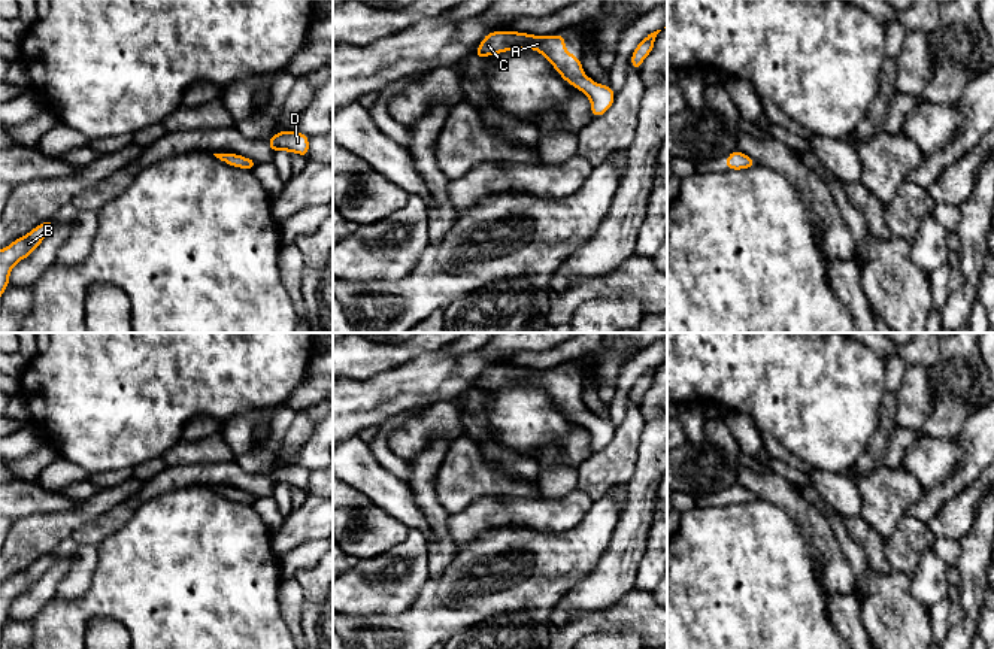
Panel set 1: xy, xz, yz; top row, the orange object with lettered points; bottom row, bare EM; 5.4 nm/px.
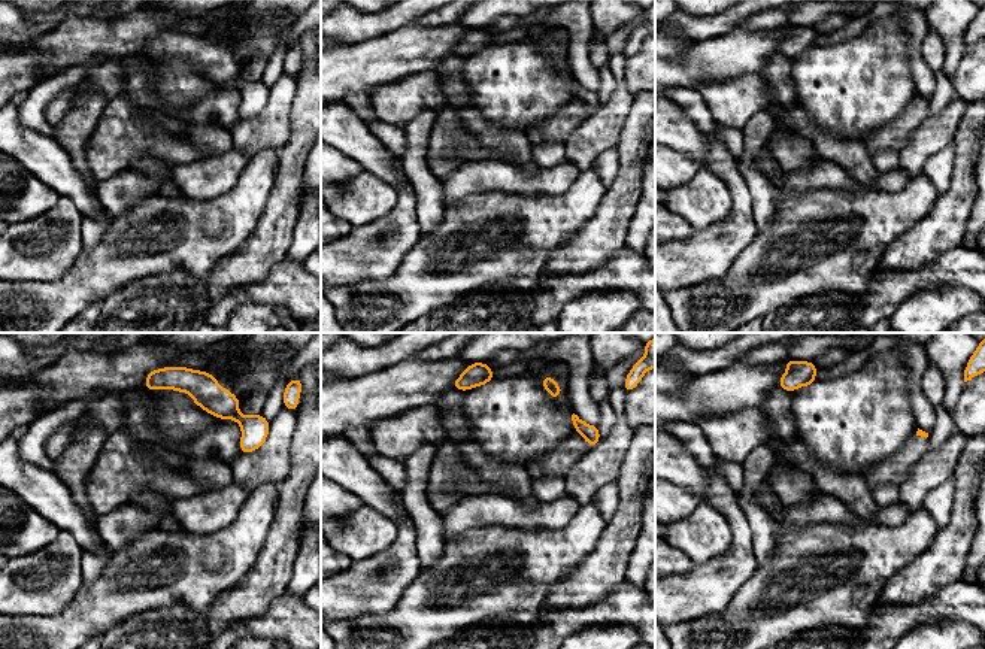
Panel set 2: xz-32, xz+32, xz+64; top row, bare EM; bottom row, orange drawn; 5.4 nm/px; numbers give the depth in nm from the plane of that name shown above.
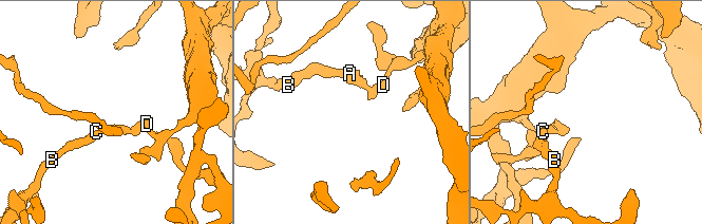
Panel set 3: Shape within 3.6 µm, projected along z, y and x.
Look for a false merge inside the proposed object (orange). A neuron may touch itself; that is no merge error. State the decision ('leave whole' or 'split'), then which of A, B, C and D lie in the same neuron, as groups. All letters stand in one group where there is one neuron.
leave whole; groups A B C D

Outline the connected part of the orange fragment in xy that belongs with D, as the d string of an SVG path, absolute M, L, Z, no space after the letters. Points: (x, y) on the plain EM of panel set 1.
M279 465L267 474L273 486L287 485L296 486L307 492L309 488L309 471L301 465Z

